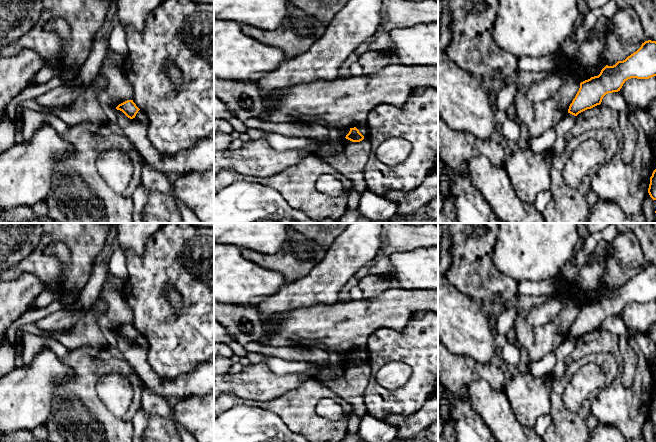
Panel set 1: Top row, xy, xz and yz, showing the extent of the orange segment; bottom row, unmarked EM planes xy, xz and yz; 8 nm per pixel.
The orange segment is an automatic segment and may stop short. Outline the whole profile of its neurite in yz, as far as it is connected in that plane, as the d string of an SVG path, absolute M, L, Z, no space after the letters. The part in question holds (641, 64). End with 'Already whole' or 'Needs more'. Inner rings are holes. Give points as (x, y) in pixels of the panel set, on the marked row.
M648 40L625 60L618 61L613 66L606 65L598 76L581 82L579 91L569 106L568 113L577 116L587 109L600 105L606 94L620 91L628 79L649 79L654 76L656 76L656 41Z. Already whole

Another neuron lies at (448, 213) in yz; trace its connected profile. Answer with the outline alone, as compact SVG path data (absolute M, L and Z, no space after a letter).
M444 198L443 208L438 213L438 223L458 223L456 220L455 205L452 198Z

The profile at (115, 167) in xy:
M111 149L102 153L96 163L101 178L115 191L124 191L134 172L130 157L121 150Z

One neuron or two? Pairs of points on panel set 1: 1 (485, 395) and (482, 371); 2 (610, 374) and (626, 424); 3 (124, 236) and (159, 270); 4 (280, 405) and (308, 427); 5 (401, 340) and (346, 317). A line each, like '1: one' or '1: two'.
1: two
2: two
3: two
4: one
5: two

